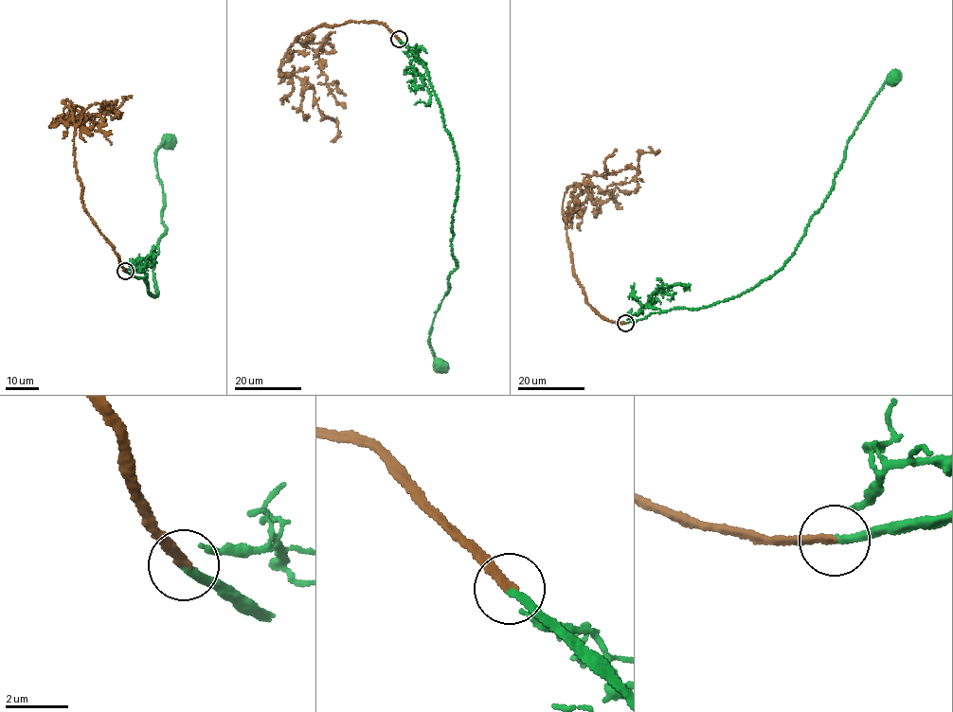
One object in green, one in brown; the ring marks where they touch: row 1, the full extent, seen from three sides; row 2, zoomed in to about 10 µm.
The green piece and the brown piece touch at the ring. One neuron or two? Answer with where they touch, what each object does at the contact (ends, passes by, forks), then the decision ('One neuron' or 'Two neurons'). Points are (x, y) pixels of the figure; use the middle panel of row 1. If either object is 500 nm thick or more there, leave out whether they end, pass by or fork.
Place: (399, 39). At the ring green ends. At the ring brown ends. One neuron

